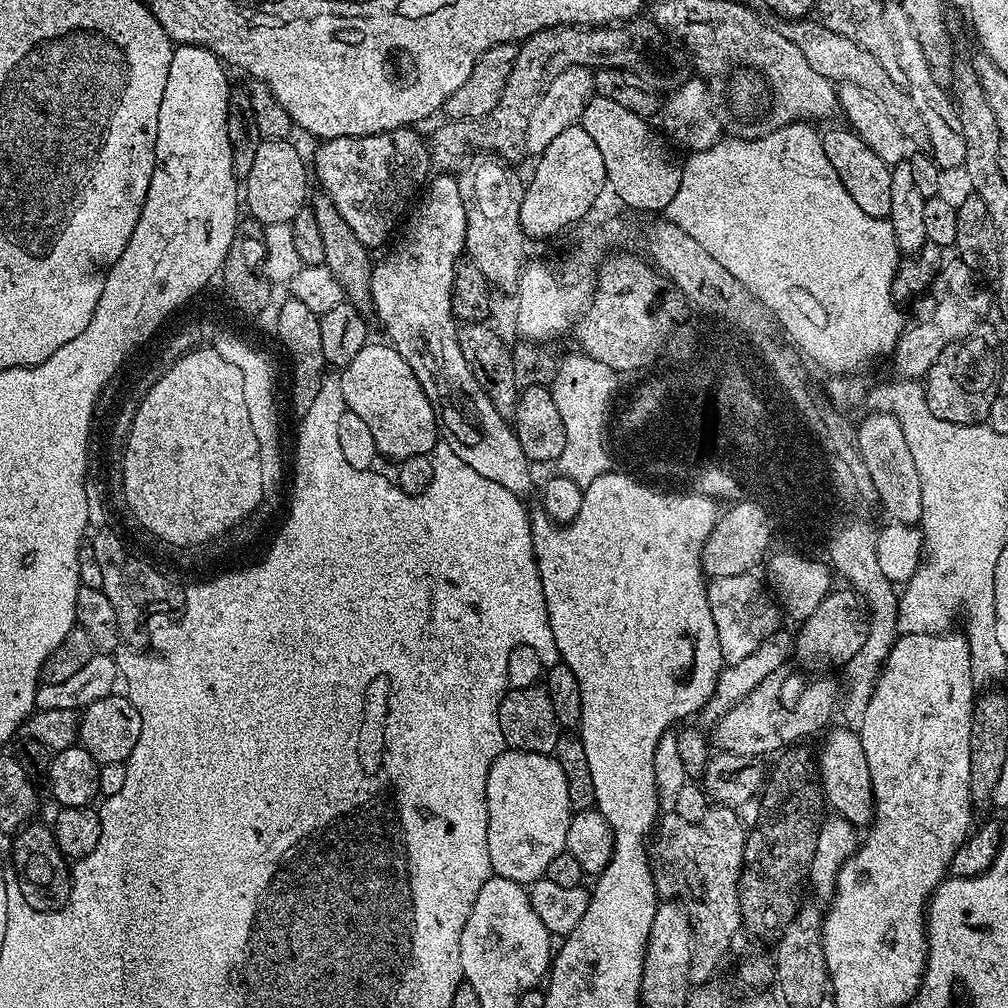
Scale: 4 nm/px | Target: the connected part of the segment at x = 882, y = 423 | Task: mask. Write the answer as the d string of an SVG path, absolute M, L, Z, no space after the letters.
M873 411L864 421L859 421L856 446L878 490L879 507L888 511L897 524L919 525L922 518L922 484L918 468L914 466L914 454L910 454L899 422L888 413Z

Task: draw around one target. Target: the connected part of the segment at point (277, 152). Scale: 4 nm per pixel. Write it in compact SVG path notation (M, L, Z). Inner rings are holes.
M261 139L258 146L258 154L254 157L254 166L250 166L250 174L242 184L242 200L248 204L247 215L253 220L260 221L261 225L273 224L274 222L282 222L283 224L291 222L298 210L305 207L308 196L308 176L310 180L310 172L304 169L304 160L300 157L298 149L288 140L265 140Z

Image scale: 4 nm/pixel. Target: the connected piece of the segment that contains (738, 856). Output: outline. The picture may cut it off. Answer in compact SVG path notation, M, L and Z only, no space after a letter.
M712 806L709 807L708 812L698 822L686 822L681 816L676 815L675 811L668 810L668 813L661 818L660 821L655 821L654 831L650 836L650 843L647 845L648 850L648 863L652 866L652 877L656 880L656 895L657 897L663 898L668 902L676 902L684 905L684 911L687 912L689 920L692 922L692 969L688 975L689 985L692 986L704 986L709 983L708 980L712 976L712 971L716 968L716 963L719 962L723 956L724 951L732 944L732 939L736 936L736 931L741 931L742 921L740 919L740 871L744 865L744 841L746 839L746 824L739 820L737 809L725 808L723 806Z

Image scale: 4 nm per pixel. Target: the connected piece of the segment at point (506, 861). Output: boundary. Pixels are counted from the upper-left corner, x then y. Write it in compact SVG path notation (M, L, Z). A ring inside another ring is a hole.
M505 749L487 772L487 850L495 875L528 886L543 879L546 867L560 852L565 851L566 833L574 809L569 804L566 774L555 757L541 752Z

